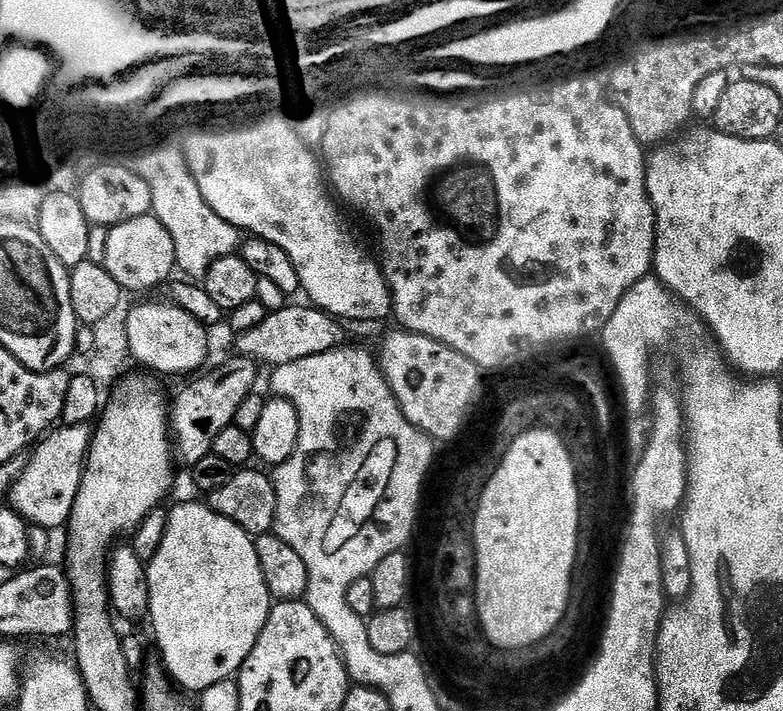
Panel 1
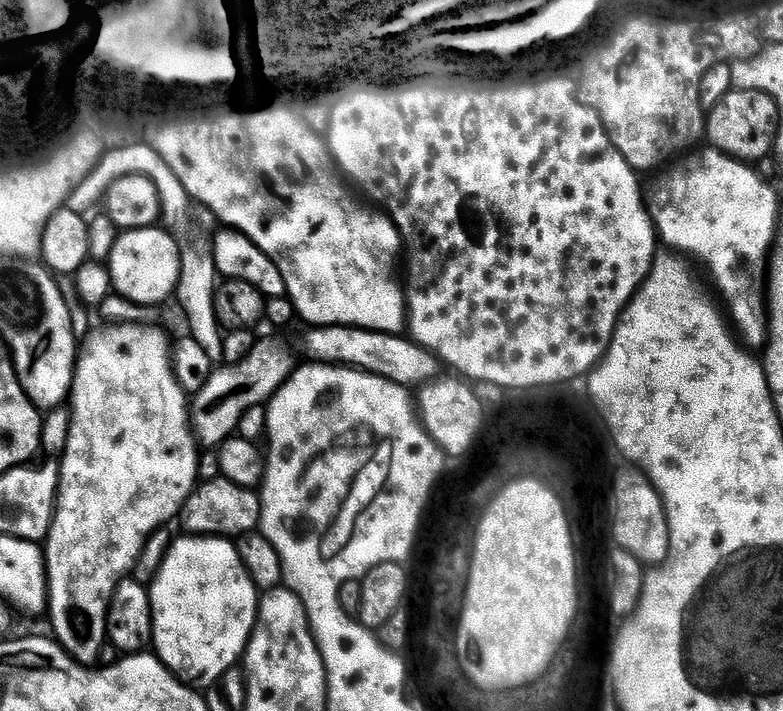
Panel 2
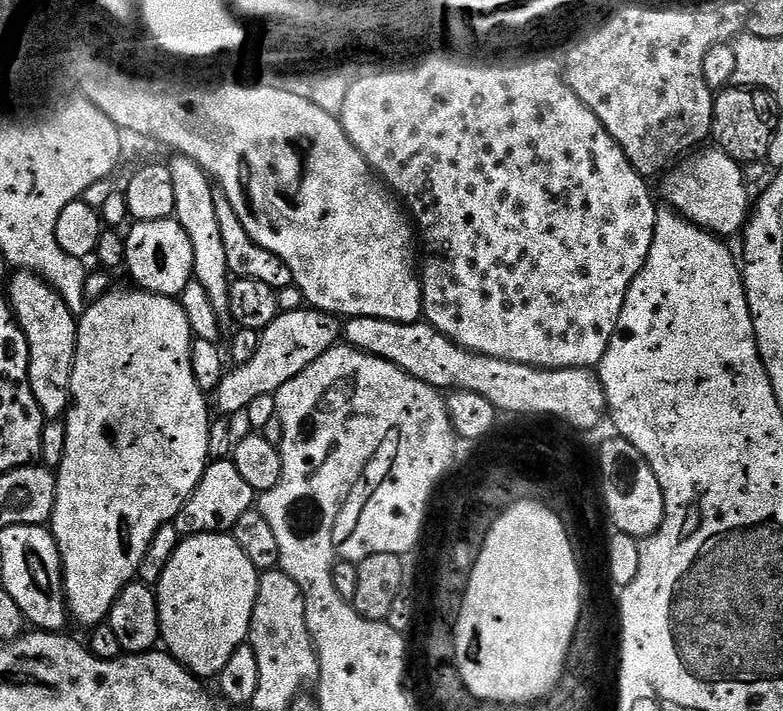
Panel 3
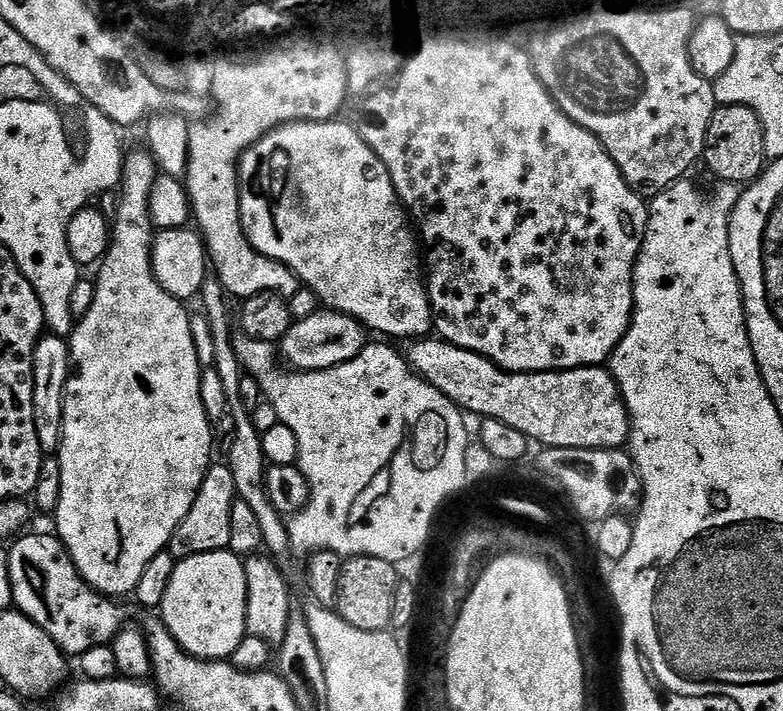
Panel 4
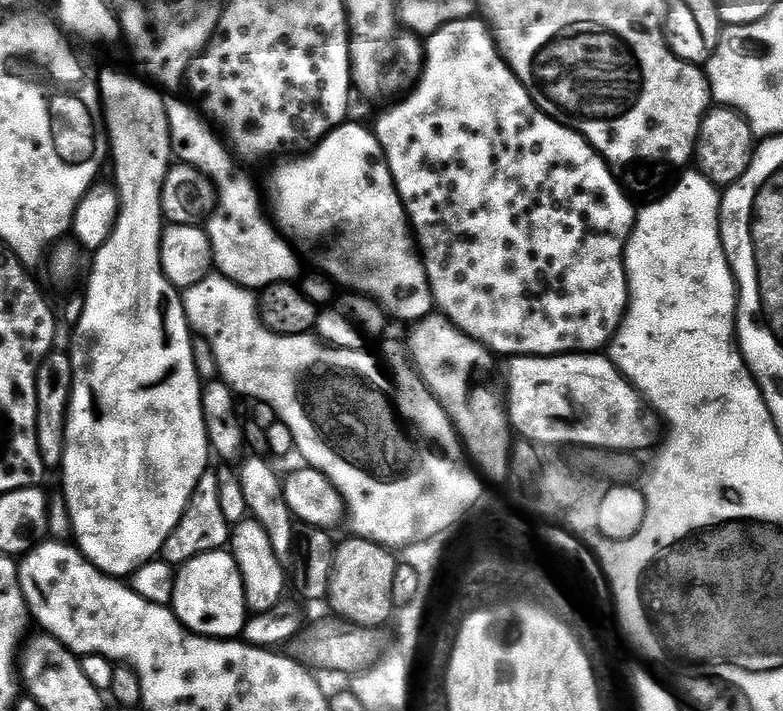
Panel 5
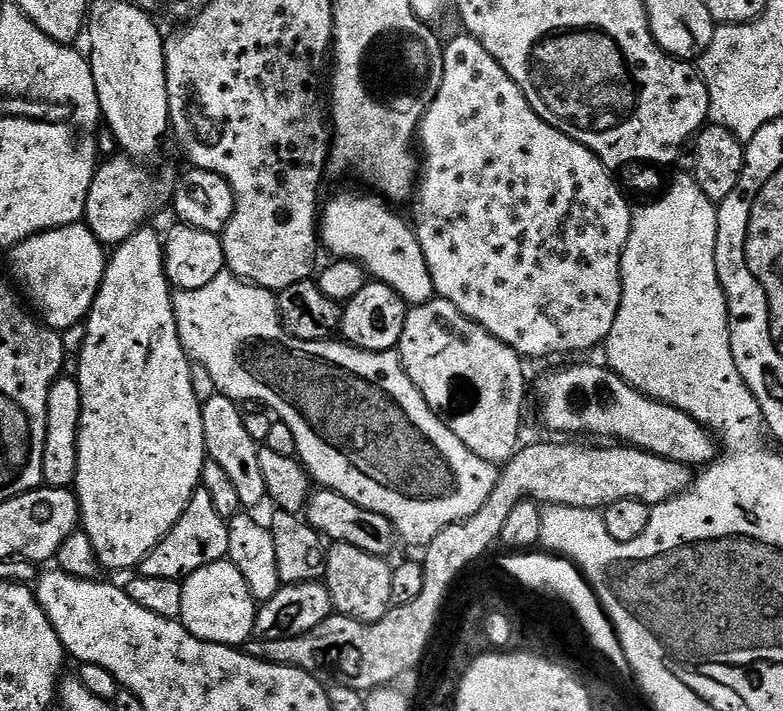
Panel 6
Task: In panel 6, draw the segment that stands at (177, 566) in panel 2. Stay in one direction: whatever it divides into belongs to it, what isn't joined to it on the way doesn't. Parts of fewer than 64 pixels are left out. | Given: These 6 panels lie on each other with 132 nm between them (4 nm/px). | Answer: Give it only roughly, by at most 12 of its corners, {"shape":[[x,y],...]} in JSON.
{"shape":[[221,558],[182,581],[179,621],[199,640],[244,646],[258,604]]}

